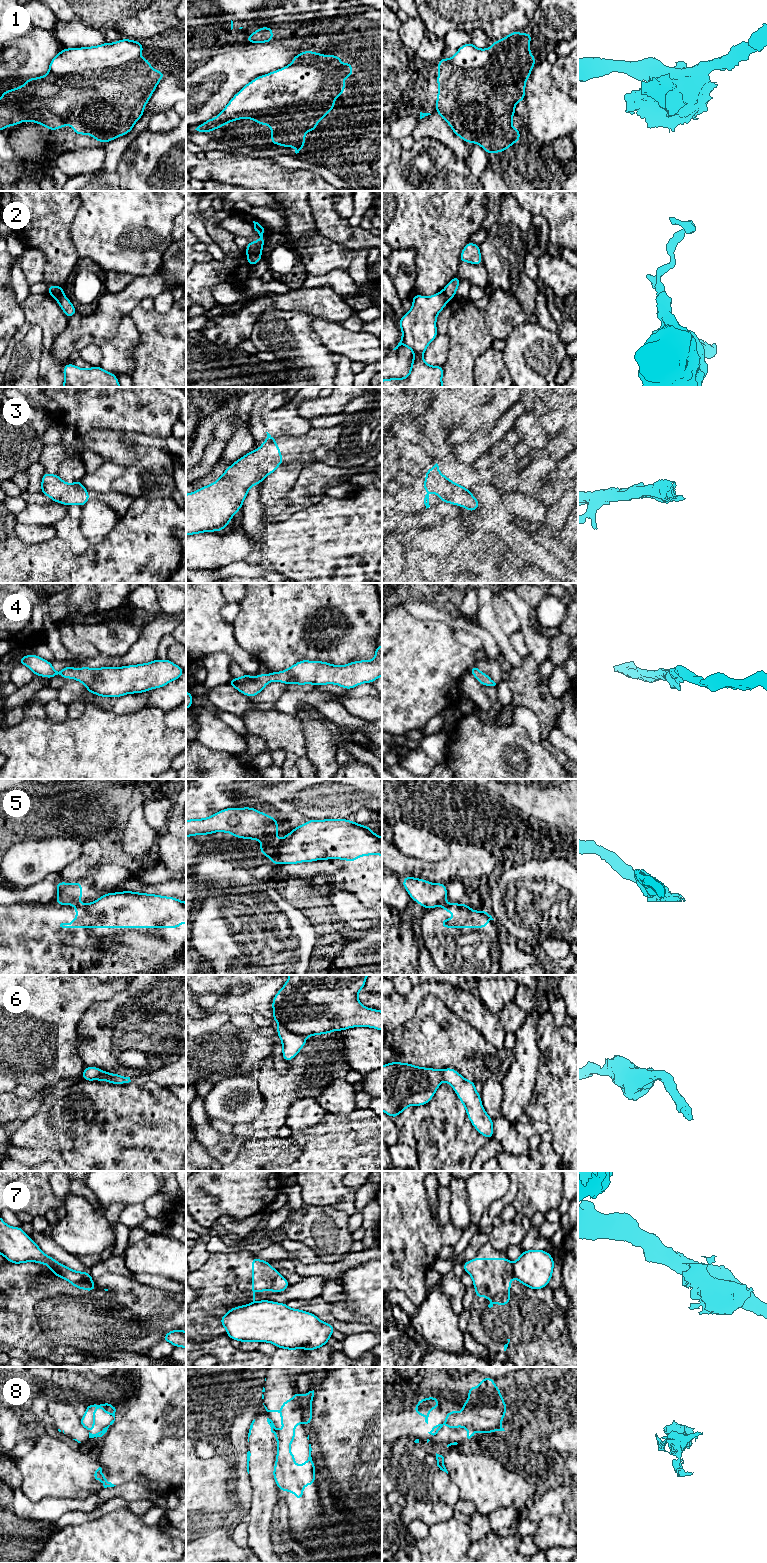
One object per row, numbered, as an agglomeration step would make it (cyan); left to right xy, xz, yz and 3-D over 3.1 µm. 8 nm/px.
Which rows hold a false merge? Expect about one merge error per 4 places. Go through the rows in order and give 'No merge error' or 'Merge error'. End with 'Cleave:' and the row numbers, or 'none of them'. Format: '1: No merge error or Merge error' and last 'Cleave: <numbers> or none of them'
1: No merge error
2: Merge error
3: No merge error
4: No merge error
5: Merge error
6: Merge error
7: Merge error
8: No merge error
Cleave: 2, 5, 6, 7

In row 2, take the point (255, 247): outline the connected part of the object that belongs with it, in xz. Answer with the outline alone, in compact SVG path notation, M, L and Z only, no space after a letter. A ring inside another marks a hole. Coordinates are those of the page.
M253 221L253 223L254 223L254 229L256 233L259 234L260 239L258 241L249 242L246 245L246 252L251 254L261 255L264 245L264 240L263 240L264 228L258 222Z

